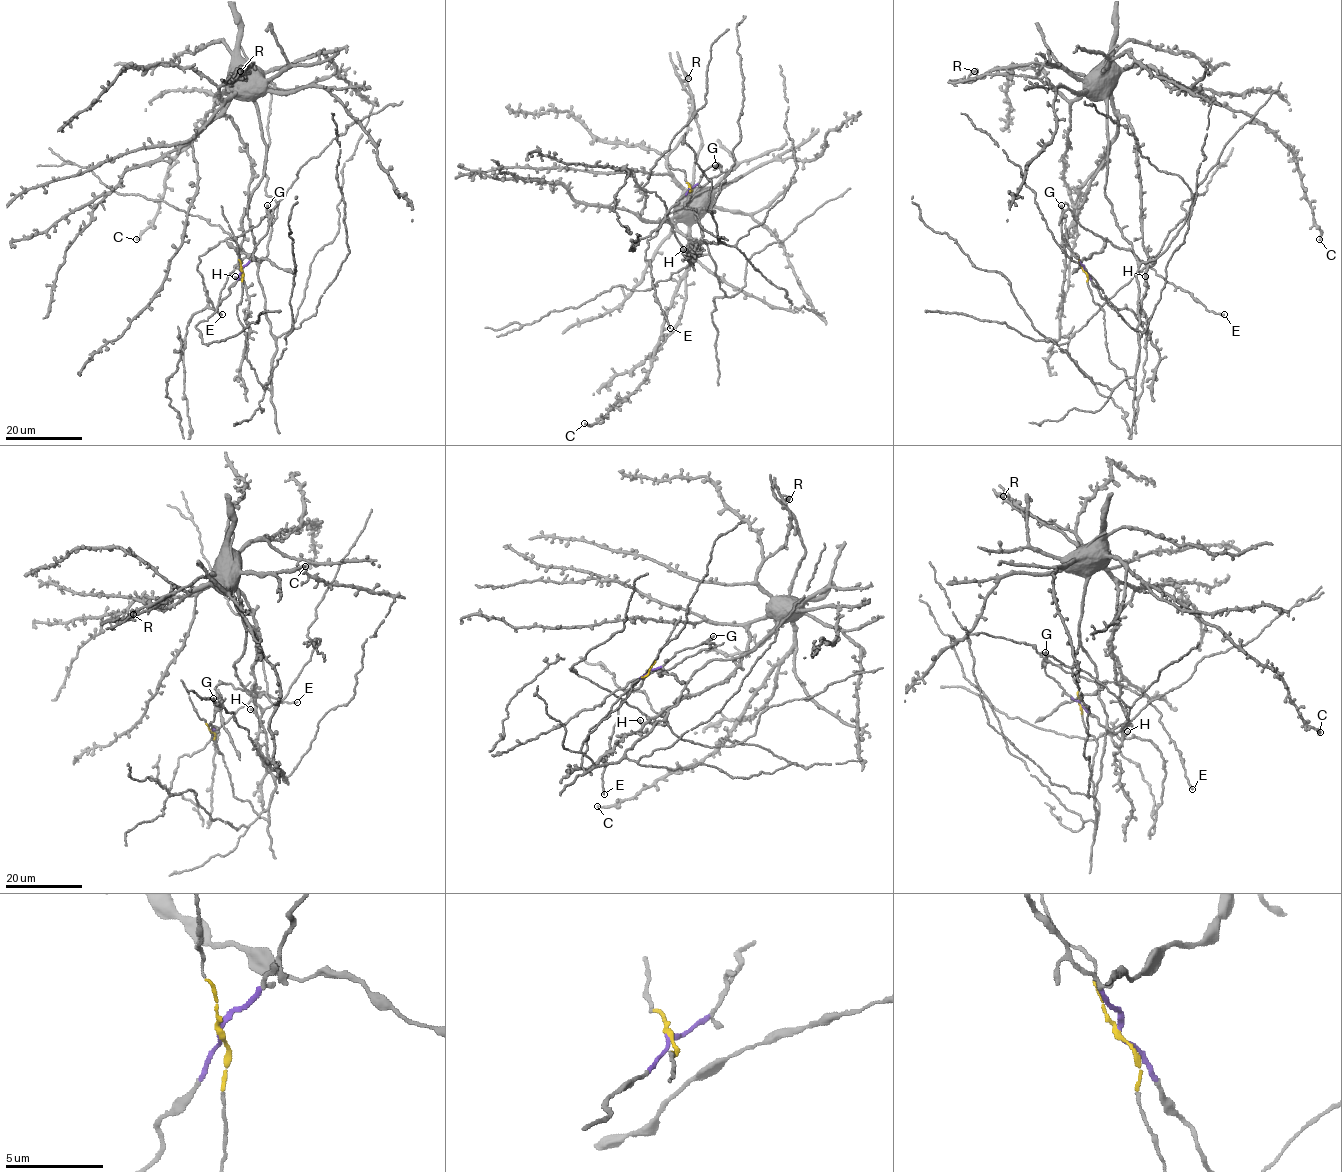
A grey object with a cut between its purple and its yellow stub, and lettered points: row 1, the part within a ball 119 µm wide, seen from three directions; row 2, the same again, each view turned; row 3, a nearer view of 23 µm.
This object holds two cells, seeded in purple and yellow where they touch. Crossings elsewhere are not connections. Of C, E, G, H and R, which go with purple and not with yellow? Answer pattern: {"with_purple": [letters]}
{"with_purple": ["E", "G"]}

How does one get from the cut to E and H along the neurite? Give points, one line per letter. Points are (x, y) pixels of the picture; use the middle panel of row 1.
E: (689, 187), (710, 166), (721, 168), (684, 206), (669, 213), (647, 241), (645, 258), (656, 301), (670, 327)
H: (689, 187), (684, 208), (695, 210), (703, 228), (724, 244), (706, 240), (709, 252), (692, 259), (683, 249)

